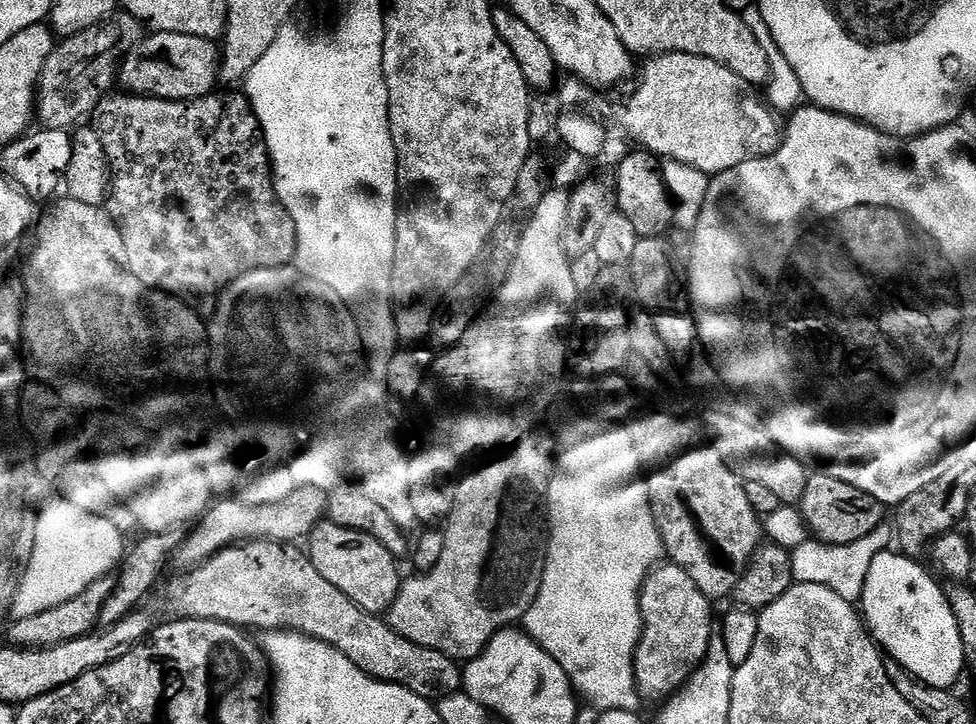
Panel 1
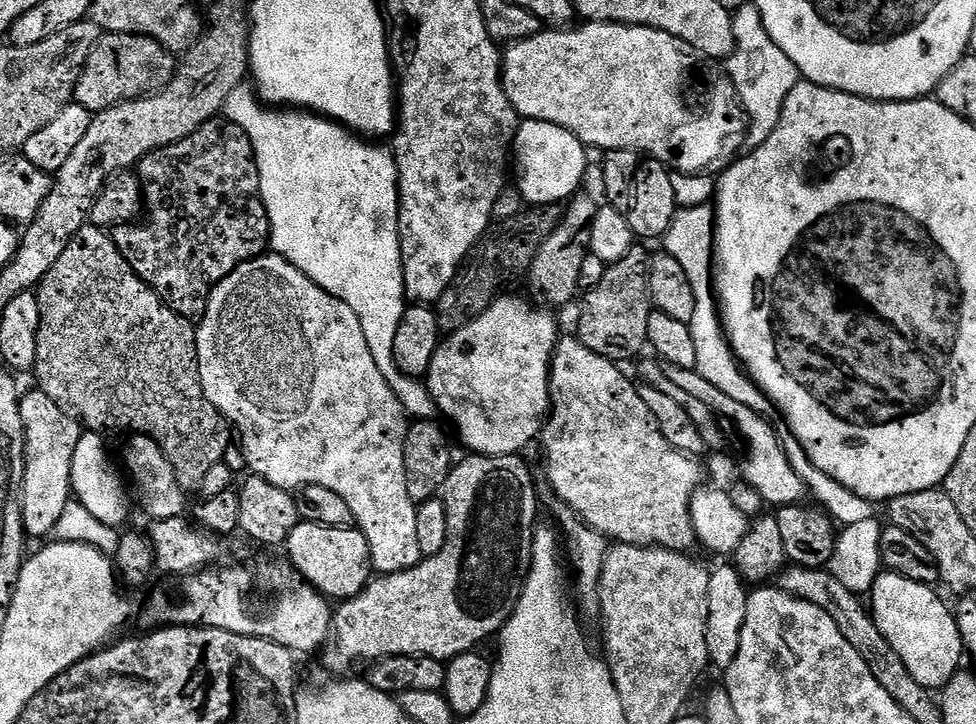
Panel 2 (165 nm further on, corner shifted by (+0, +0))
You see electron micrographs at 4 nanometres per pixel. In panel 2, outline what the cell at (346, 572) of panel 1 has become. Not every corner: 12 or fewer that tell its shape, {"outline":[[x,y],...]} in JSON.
{"outline":[[302,522],[292,567],[332,602],[353,600],[374,576],[355,526]]}

